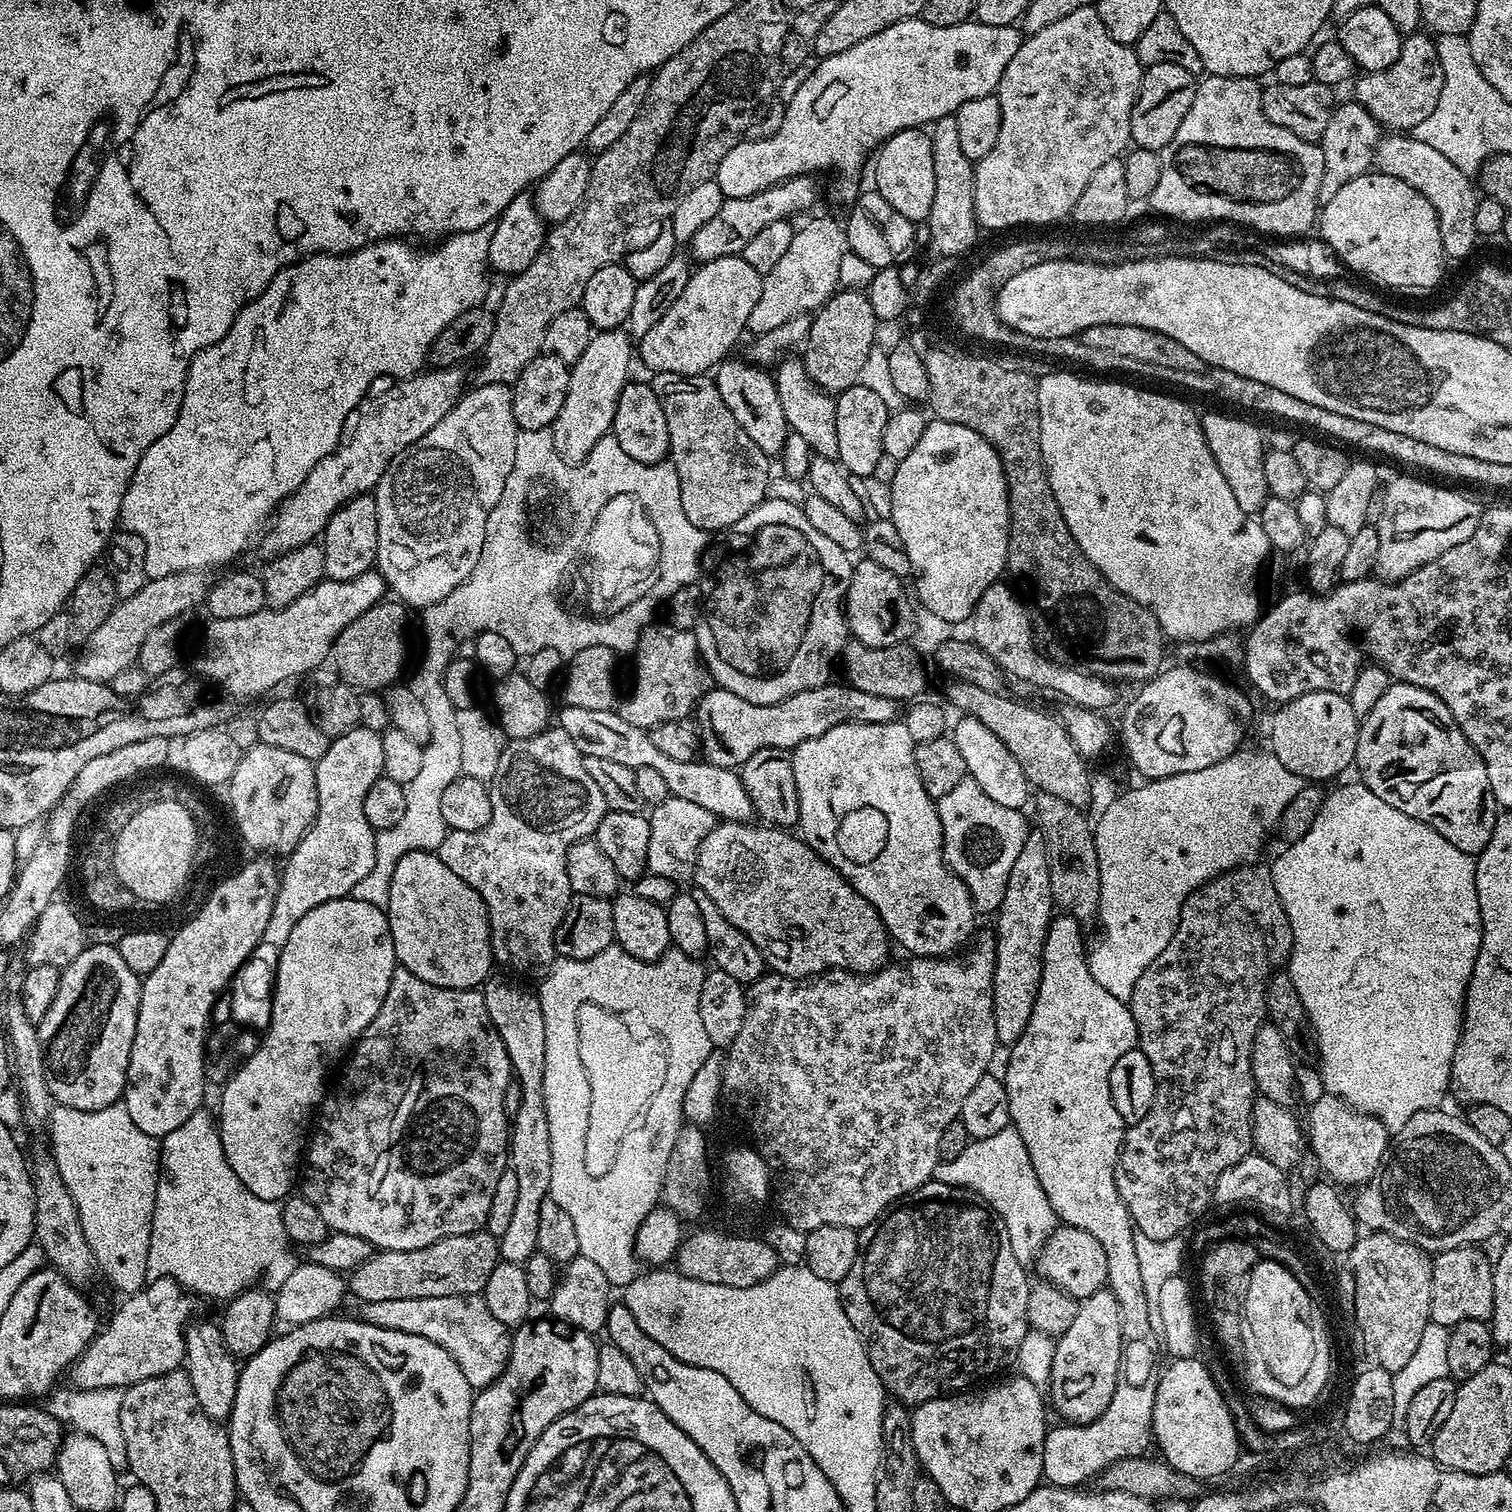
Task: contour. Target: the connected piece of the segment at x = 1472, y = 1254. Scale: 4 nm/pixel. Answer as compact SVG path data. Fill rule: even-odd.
M1478 1246L1435 1253L1432 1262L1431 1323L1451 1329L1453 1324L1467 1320L1491 1321L1494 1306L1492 1266Z

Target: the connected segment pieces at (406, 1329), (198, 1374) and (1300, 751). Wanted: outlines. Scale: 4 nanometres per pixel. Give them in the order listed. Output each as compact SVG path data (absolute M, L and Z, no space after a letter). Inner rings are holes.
M483 1295L474 1296L447 1296L446 1298L389 1298L386 1302L361 1303L358 1312L359 1319L365 1324L382 1326L382 1330L402 1330L402 1334L418 1334L418 1338L426 1338L434 1342L434 1346L442 1346L454 1362L458 1362L458 1370L466 1374L466 1382L474 1390L488 1388L508 1365L508 1355L512 1353L512 1338L510 1329L494 1314L490 1314L490 1306L486 1306Z
M204 1320L201 1324L189 1323L184 1334L184 1362L190 1378L190 1386L194 1386L194 1398L198 1398L198 1406L211 1420L227 1421L234 1410L234 1398L238 1394L238 1378L240 1368L237 1357L224 1345L220 1324Z
M1311 692L1279 705L1272 716L1270 751L1287 770L1305 782L1332 780L1339 772L1353 767L1360 720L1354 714L1347 695L1338 692Z

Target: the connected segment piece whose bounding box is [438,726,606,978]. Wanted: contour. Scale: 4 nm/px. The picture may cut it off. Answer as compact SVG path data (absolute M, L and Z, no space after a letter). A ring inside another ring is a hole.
M549 726L534 738L508 740L502 758L498 758L498 770L490 782L490 822L477 832L449 830L438 849L440 860L476 891L488 908L493 961L520 978L543 978L556 963L556 931L574 895L566 874L568 852L578 841L589 839L595 833L606 811L602 790L598 790L594 778L586 774L584 758L570 734L559 726Z

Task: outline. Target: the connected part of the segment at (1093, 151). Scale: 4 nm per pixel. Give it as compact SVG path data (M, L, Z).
M1095 7L1074 10L1074 14L1066 14L1066 18L1058 18L1058 22L1031 33L1021 43L1018 54L1010 58L1010 66L1006 66L1006 74L1000 79L1002 130L998 130L998 142L994 142L994 150L986 158L974 164L977 225L981 229L1016 228L1019 224L1067 221L1074 202L1086 190L1086 182L1104 163L1117 159L1129 147L1130 114L1141 75L1142 65L1135 51L1110 38Z

